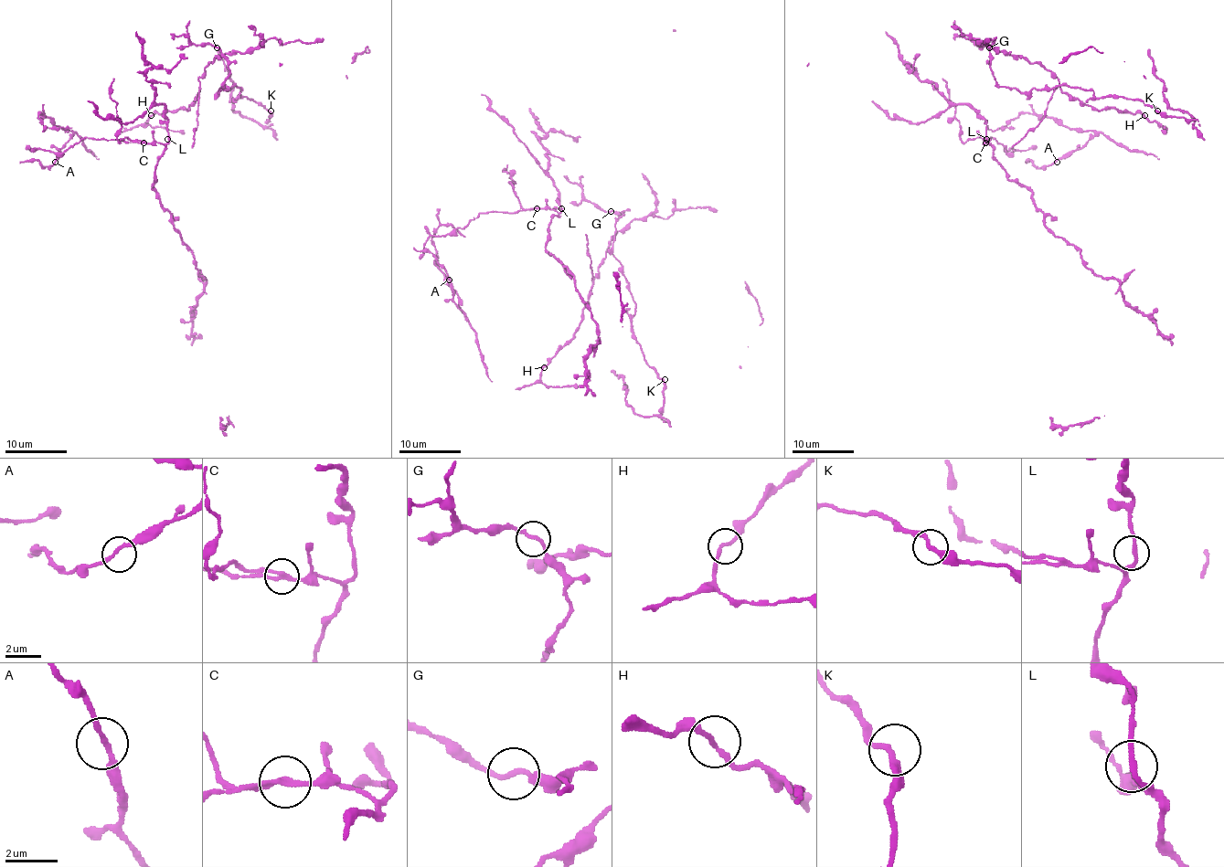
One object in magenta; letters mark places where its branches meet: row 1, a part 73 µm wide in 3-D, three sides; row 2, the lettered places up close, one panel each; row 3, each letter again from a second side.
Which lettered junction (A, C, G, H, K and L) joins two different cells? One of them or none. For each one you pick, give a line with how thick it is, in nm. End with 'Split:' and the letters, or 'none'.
C: calibre 190 nm
Split: C

